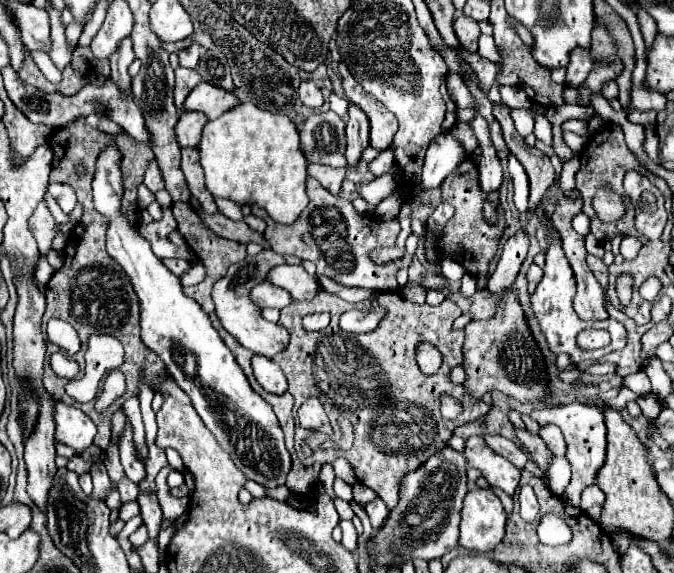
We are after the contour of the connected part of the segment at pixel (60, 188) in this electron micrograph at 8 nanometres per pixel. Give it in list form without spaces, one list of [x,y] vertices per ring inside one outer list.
[[[49,184],[47,192],[57,200],[57,204],[61,206],[61,210],[65,214],[69,214],[75,208],[75,204],[77,204],[75,190],[71,186],[65,186],[65,184]]]

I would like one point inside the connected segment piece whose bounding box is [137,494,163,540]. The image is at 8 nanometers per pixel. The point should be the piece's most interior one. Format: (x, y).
(149, 506)

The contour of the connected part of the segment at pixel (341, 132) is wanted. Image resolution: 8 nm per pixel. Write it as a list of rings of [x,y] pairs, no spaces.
[[[331,110],[311,114],[301,130],[301,152],[307,162],[331,168],[347,166],[345,160],[345,122]]]

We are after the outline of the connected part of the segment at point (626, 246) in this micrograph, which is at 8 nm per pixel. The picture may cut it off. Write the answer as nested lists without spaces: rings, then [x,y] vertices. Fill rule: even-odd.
[[[625,236],[625,238],[621,240],[619,252],[621,252],[621,256],[623,256],[625,260],[633,260],[633,258],[639,254],[639,248],[641,248],[641,246],[643,246],[643,244],[641,244],[637,238]]]

